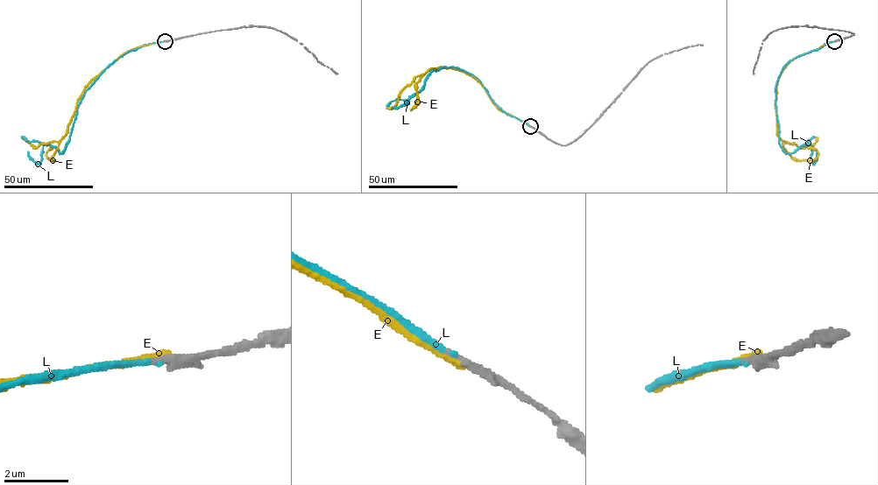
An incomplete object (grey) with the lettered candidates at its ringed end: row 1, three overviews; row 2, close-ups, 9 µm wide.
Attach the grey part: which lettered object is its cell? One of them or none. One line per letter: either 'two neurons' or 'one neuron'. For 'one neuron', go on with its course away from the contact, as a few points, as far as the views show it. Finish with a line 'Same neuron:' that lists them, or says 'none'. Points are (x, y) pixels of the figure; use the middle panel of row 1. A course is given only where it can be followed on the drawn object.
E: two neurons
L: one neuron | via (530, 126), (506, 113), (472, 74), (452, 66), (432, 70), (425, 85), (407, 102), (392, 108)
Same neuron: L

